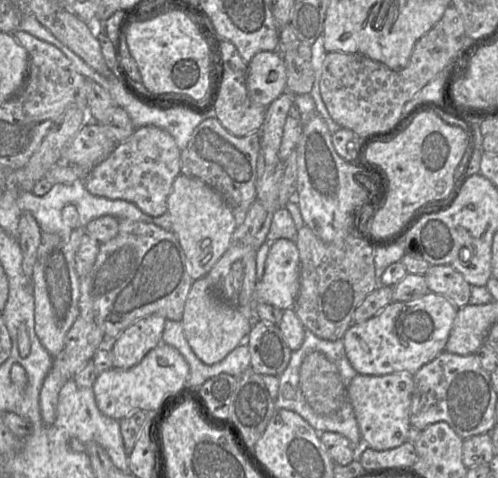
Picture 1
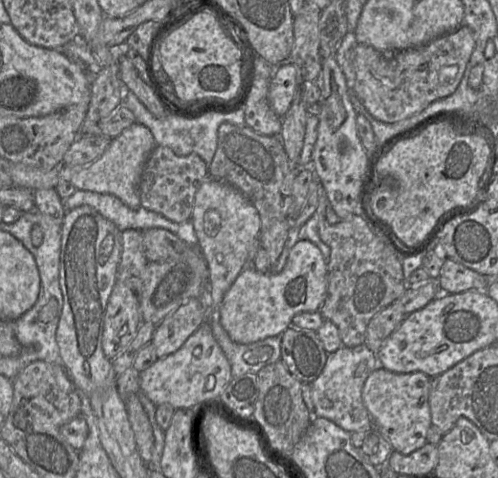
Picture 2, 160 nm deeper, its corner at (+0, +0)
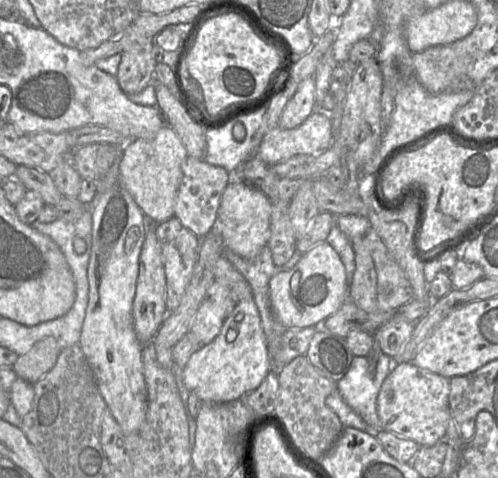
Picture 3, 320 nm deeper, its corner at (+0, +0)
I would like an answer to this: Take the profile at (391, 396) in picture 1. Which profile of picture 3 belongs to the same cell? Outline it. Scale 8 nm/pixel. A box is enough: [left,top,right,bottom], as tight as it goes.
[377,363,450,447]

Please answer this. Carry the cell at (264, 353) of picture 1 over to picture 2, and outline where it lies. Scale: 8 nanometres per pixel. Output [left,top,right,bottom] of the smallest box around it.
[279,326,329,384]

